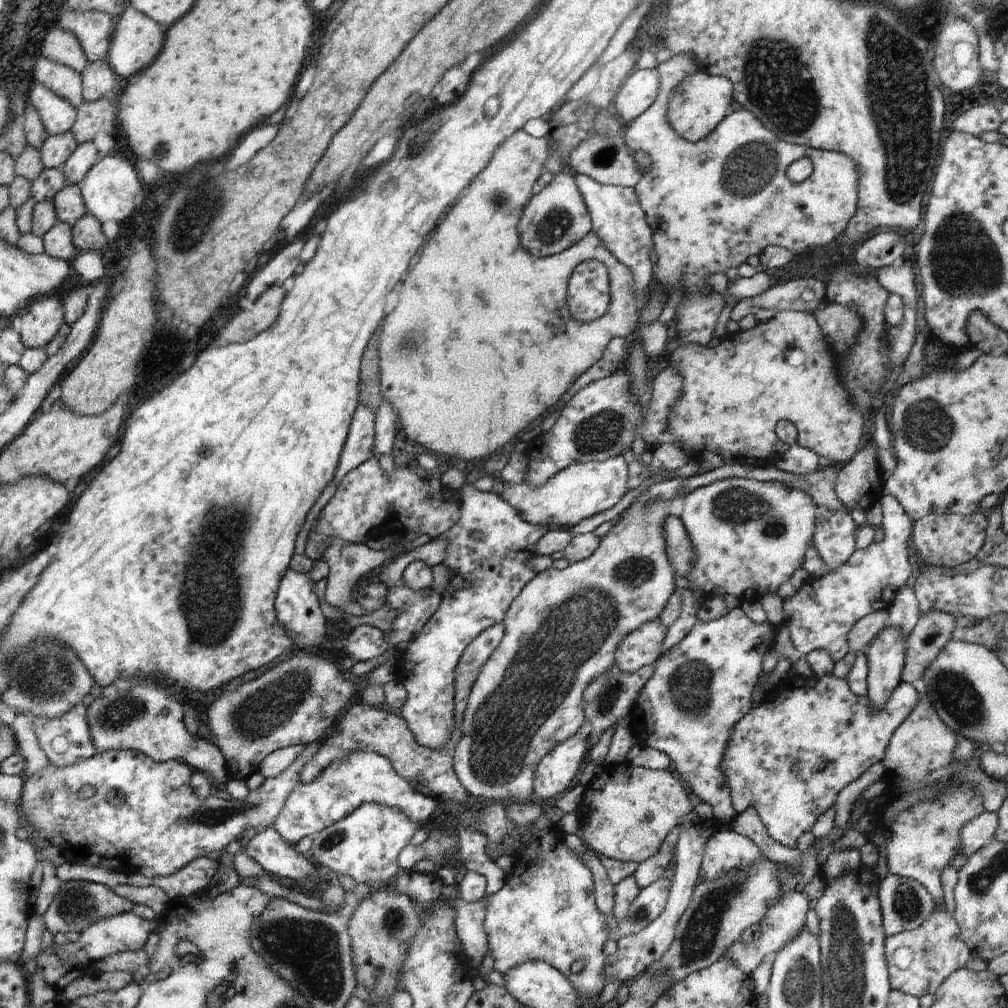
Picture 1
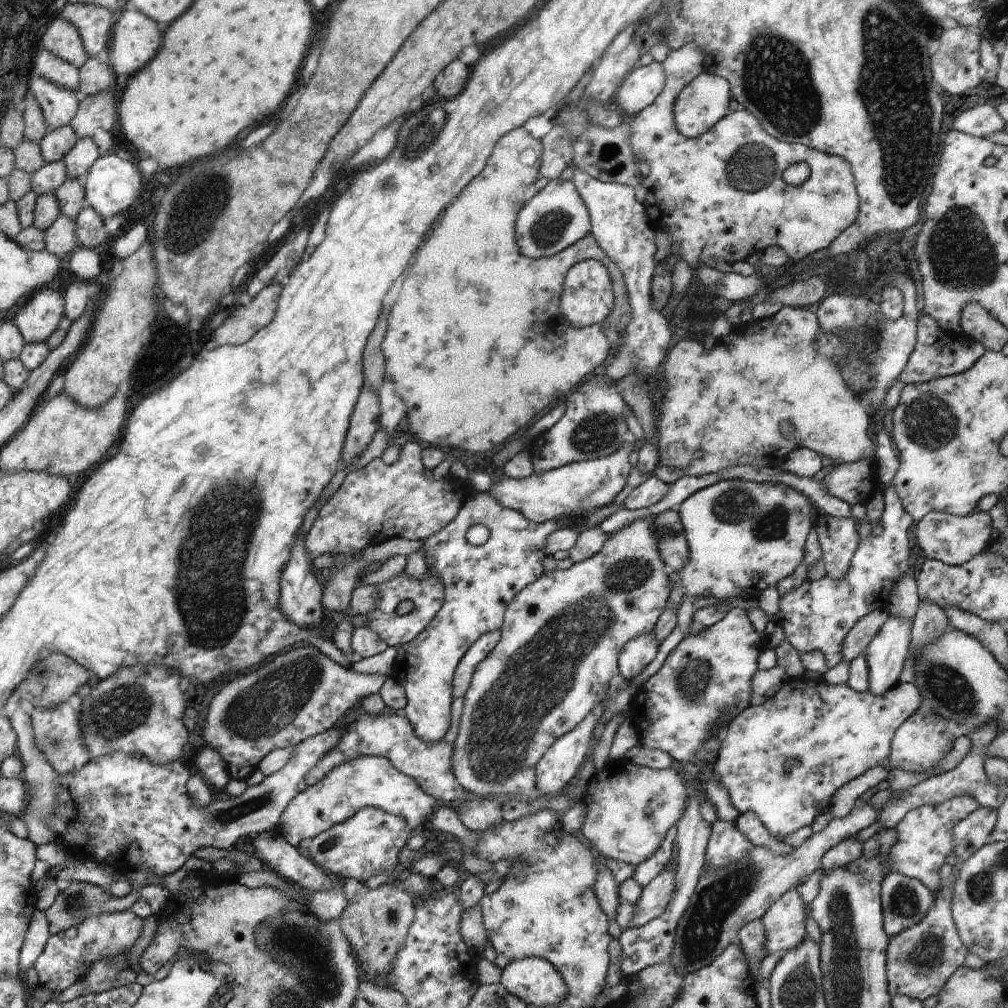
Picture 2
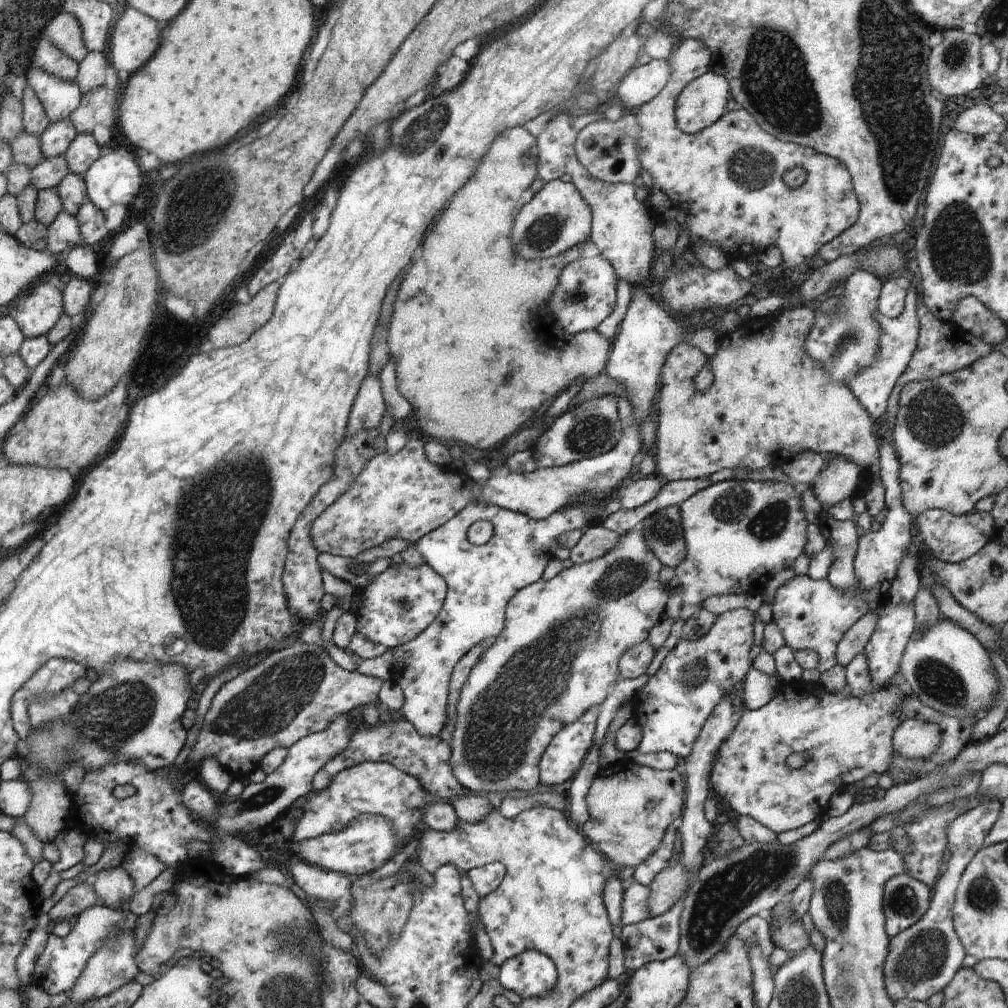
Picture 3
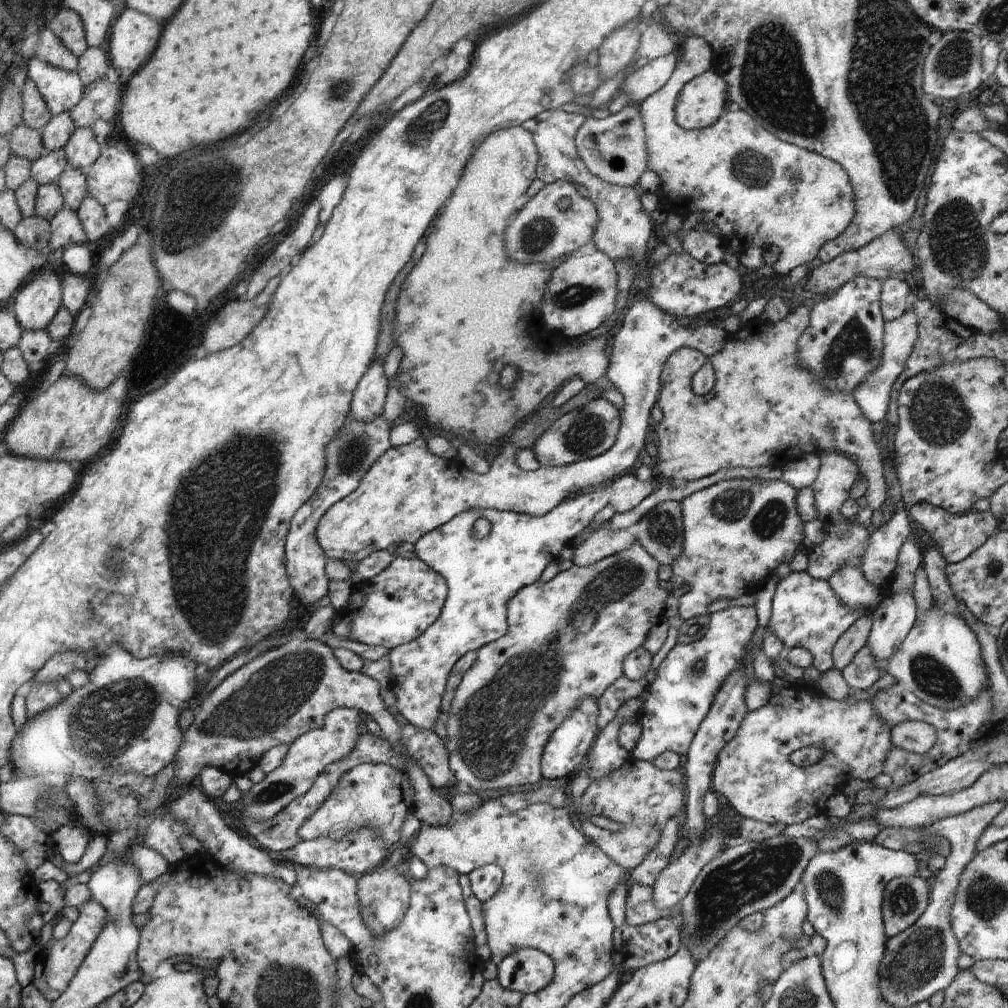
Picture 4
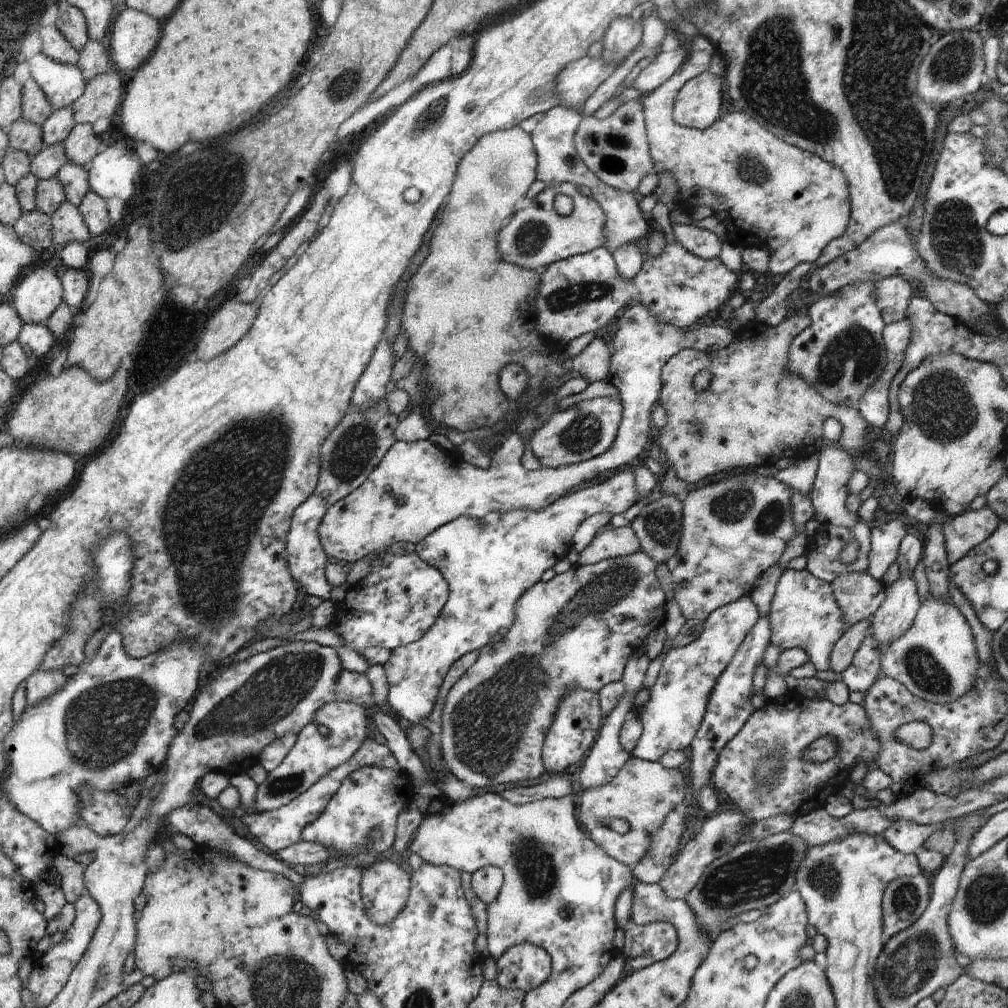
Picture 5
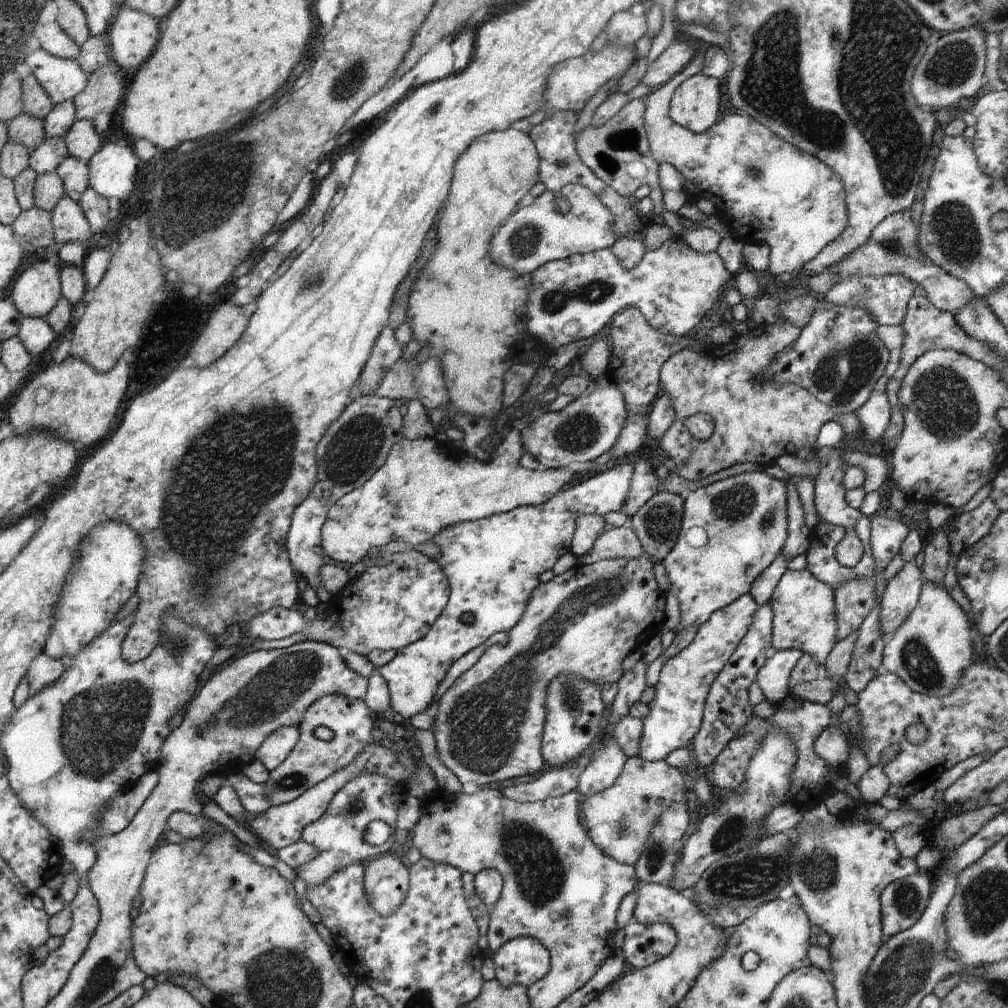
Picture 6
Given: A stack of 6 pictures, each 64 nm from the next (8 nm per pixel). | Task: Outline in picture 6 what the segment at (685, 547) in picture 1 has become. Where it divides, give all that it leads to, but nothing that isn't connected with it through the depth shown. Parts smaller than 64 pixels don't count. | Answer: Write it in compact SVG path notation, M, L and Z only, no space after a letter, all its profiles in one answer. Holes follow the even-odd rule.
M661 489L629 520L627 526L636 534L645 555L653 564L661 563L676 544L684 501L684 496Z

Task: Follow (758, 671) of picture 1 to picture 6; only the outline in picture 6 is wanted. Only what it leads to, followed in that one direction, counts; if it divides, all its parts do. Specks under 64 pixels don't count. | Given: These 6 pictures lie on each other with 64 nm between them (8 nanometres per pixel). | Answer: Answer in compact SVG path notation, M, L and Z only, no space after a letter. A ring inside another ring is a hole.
M746 592L729 606L712 614L708 621L698 628L692 643L664 662L658 683L654 686L656 696L647 705L650 713L642 721L643 736L640 740L639 758L646 761L665 761L670 752L687 748L696 737L701 728L704 702L712 682L728 663L748 628L751 628L758 608L756 600L752 598L750 592Z

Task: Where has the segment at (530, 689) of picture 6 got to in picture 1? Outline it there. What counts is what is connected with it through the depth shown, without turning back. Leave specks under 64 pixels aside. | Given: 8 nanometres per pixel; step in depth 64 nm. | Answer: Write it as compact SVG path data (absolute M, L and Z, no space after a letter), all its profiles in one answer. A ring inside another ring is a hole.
M660 499L649 503L632 503L621 512L621 517L614 523L611 531L599 540L598 548L592 553L592 556L583 561L570 563L564 570L556 570L554 567L550 567L545 571L536 573L534 578L522 588L520 594L512 601L510 608L506 611L506 616L503 618L505 628L503 639L492 656L489 656L488 662L483 664L480 674L471 686L471 693L464 711L462 736L451 750L454 772L466 792L469 792L473 797L485 799L487 802L499 802L499 800L532 801L534 797L533 778L538 763L553 748L576 735L585 722L583 690L591 683L591 680L594 680L598 675L603 675L604 671L615 665L617 648L626 636L642 627L644 623L659 618L666 606L668 597L676 590L674 583L677 574L672 563L669 562L663 529L664 521L670 515L668 508L670 508L671 502L671 499Z

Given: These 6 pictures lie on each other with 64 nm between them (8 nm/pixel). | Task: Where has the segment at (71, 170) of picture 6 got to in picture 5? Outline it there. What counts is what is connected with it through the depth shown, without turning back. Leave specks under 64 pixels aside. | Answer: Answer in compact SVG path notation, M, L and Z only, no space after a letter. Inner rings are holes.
M66 162L56 174L60 184L62 184L65 200L77 207L80 206L84 195L91 190L87 171L87 167Z

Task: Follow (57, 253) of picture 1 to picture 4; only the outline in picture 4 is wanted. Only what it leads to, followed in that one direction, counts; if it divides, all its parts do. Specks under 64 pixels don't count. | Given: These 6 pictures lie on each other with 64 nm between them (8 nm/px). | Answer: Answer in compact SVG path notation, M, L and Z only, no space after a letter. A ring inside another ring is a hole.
M65 205L49 222L51 238L49 250L56 251L69 245L88 244L81 221L76 213Z

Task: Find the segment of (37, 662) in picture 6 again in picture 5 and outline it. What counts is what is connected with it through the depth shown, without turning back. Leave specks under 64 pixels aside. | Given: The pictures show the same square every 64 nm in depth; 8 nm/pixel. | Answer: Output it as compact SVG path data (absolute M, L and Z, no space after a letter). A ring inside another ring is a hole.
M40 668L26 680L27 706L36 706L40 701L52 696L58 689L63 689L68 678L60 670L44 671Z

